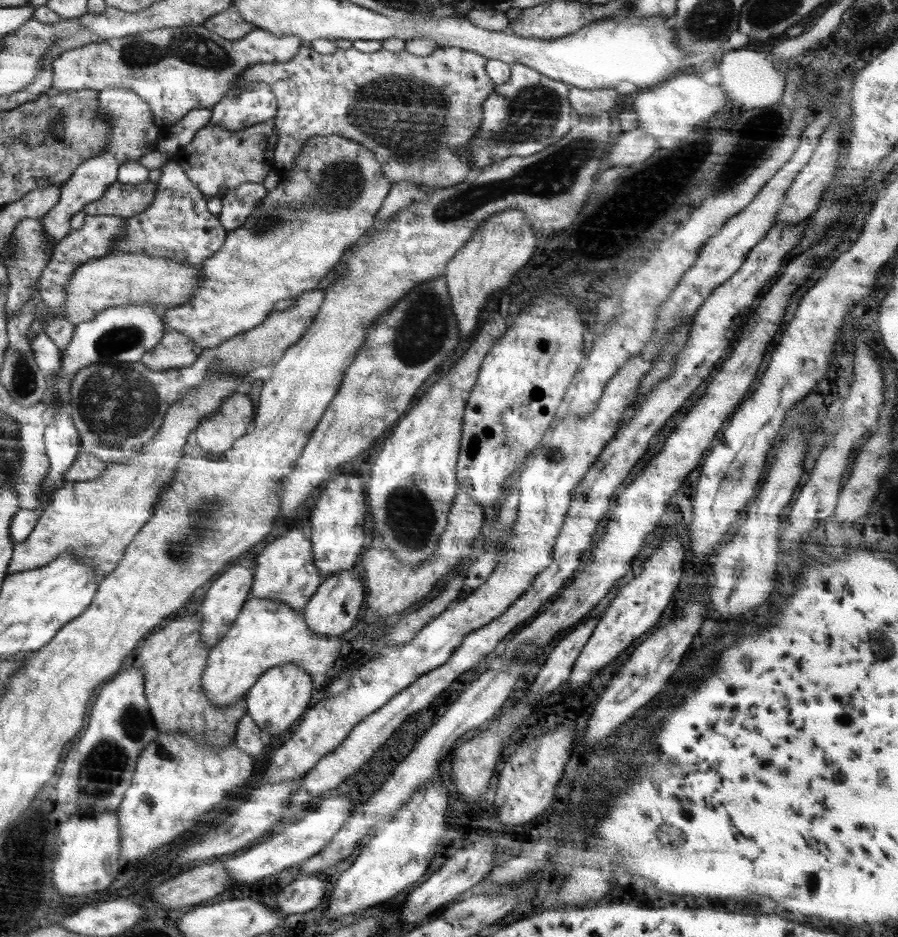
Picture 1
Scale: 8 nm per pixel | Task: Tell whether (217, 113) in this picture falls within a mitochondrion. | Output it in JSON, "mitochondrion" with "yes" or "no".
{"mitochondrion":"no"}

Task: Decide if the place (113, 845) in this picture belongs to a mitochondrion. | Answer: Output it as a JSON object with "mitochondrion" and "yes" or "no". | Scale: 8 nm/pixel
{"mitochondrion":"no"}

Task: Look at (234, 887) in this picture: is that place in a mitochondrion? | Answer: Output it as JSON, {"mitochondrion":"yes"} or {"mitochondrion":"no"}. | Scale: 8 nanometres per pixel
{"mitochondrion":"no"}

